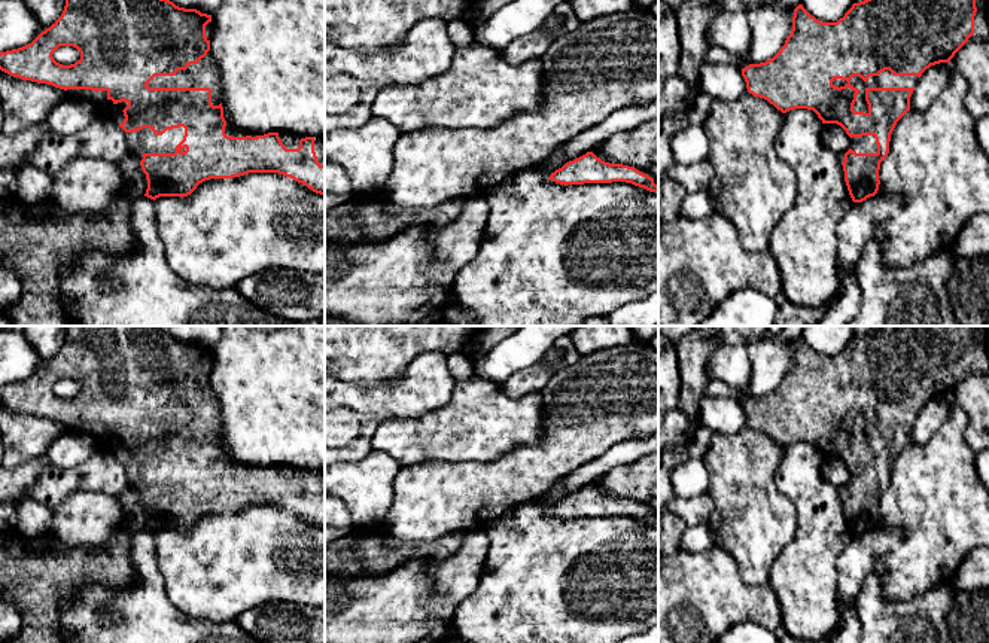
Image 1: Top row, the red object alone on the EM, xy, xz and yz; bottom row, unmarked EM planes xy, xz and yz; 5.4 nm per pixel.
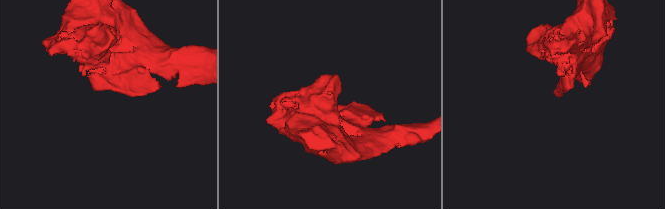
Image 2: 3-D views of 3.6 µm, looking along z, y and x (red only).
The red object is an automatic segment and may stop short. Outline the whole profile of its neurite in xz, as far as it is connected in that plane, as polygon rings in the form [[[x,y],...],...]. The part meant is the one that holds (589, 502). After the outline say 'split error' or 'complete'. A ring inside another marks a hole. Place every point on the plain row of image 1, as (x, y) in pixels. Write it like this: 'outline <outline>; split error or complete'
outline [[[587,485],[566,496],[562,502],[551,506],[548,512],[565,519],[626,515],[649,525],[658,525],[658,518],[655,518],[654,512],[648,508],[640,506],[635,500],[605,496],[593,485]]]; complete

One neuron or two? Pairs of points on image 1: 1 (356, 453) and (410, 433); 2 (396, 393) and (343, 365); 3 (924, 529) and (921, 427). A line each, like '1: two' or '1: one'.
1: two
2: two
3: two

